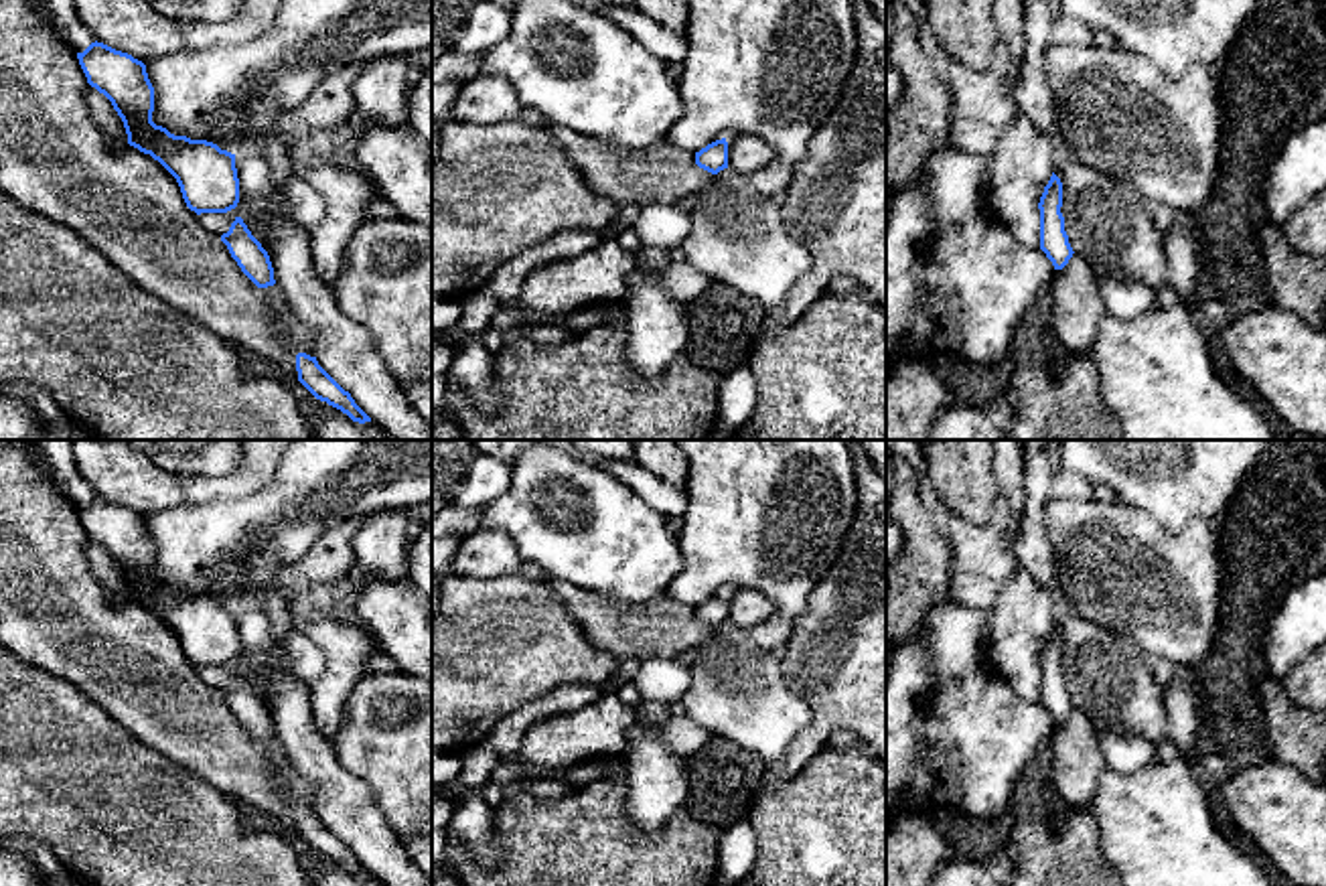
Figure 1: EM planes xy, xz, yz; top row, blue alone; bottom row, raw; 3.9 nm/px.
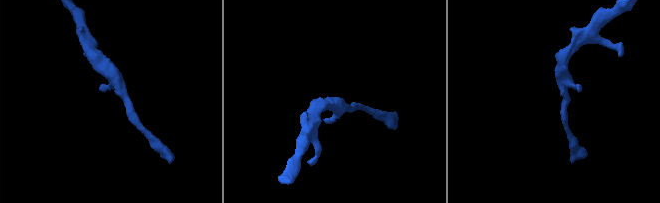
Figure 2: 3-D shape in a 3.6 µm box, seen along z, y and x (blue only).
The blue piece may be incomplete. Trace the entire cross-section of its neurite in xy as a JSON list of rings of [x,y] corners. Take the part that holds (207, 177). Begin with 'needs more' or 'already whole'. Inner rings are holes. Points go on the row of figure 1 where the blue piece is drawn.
already whole; [[[97,41],[77,53],[77,59],[87,83],[103,93],[122,118],[128,144],[150,154],[176,178],[191,211],[227,213],[237,207],[235,154],[156,126],[154,87],[142,61]]]

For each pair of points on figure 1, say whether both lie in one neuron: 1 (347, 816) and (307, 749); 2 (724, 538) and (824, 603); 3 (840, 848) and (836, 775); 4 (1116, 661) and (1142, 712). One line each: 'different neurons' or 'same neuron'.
1: same neuron
2: different neurons
3: same neuron
4: same neuron

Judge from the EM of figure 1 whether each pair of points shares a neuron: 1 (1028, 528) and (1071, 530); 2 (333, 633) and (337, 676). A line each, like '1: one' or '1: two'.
1: two
2: one

